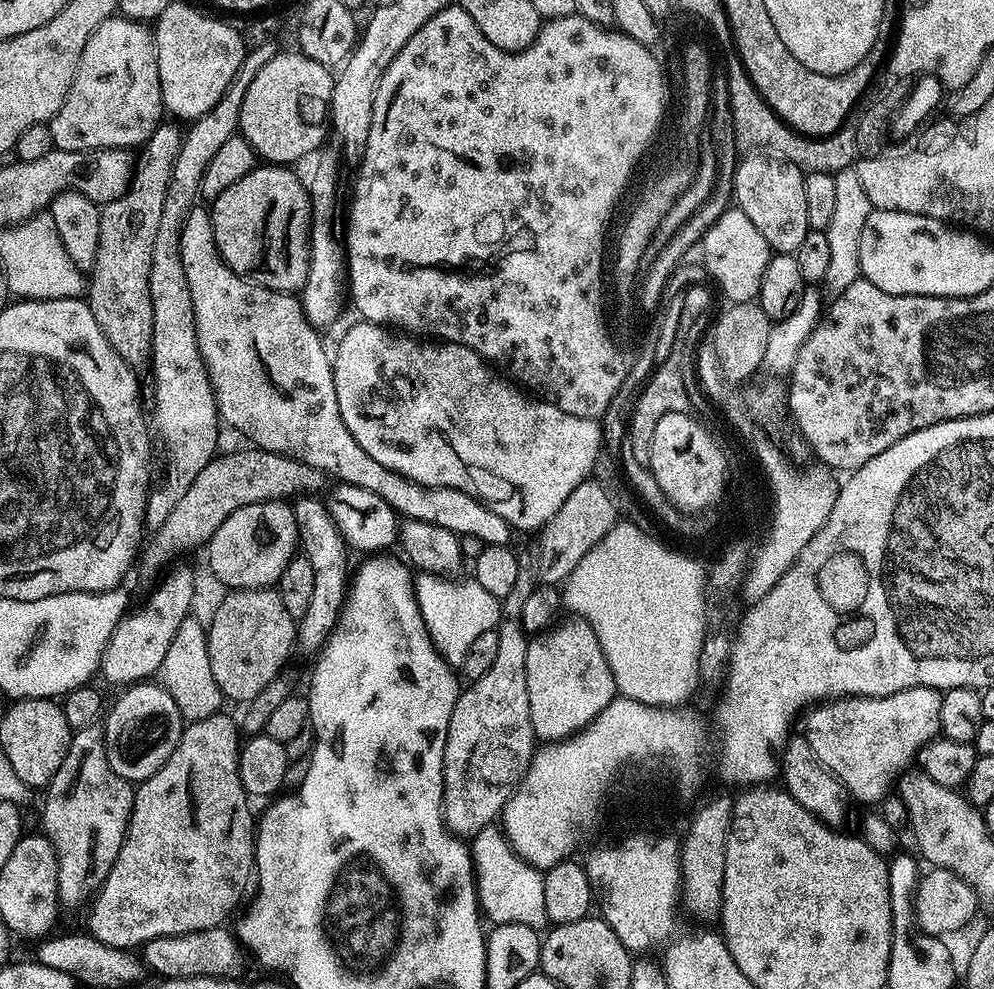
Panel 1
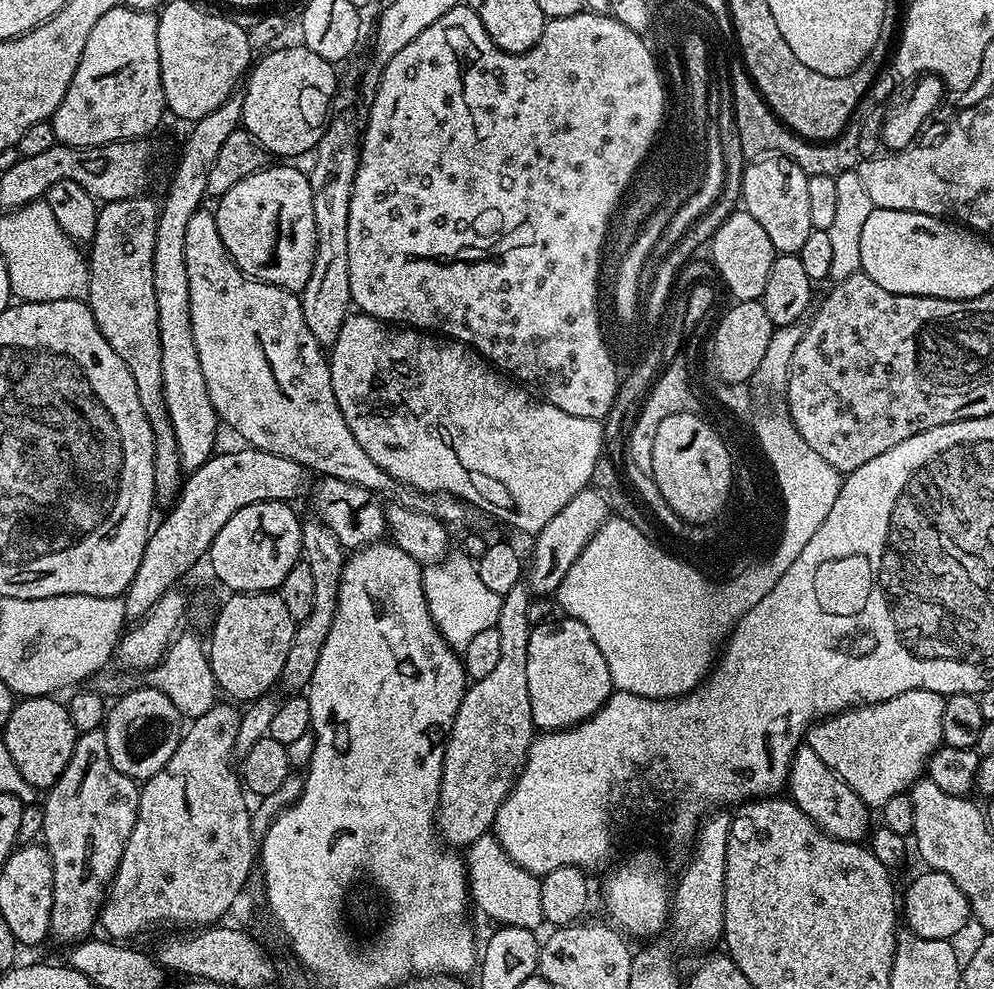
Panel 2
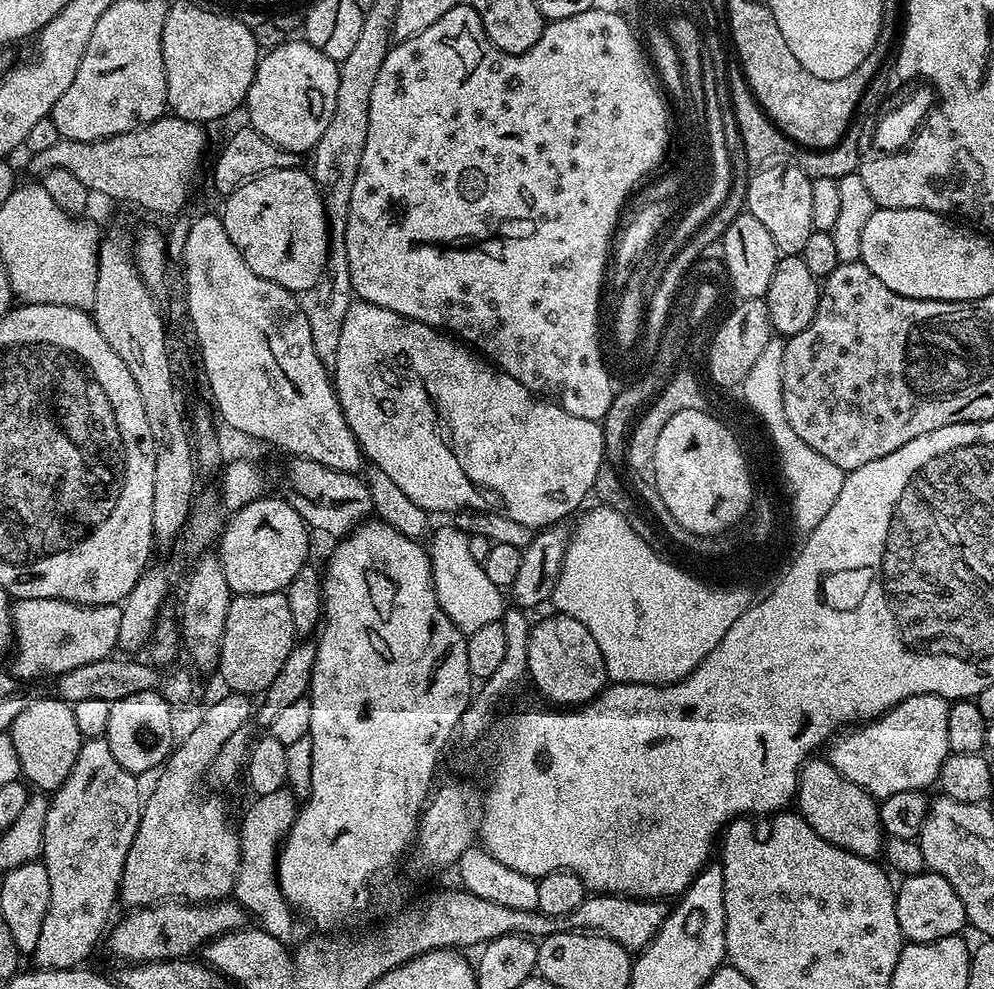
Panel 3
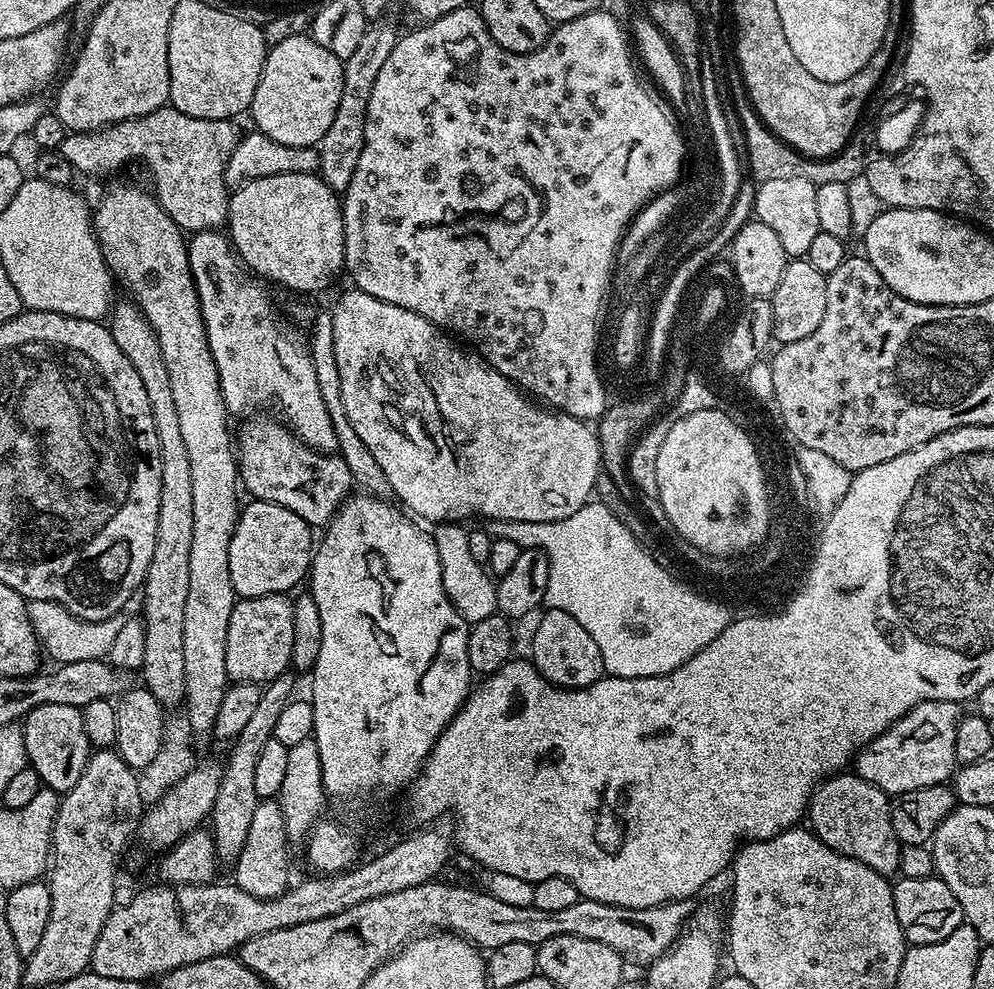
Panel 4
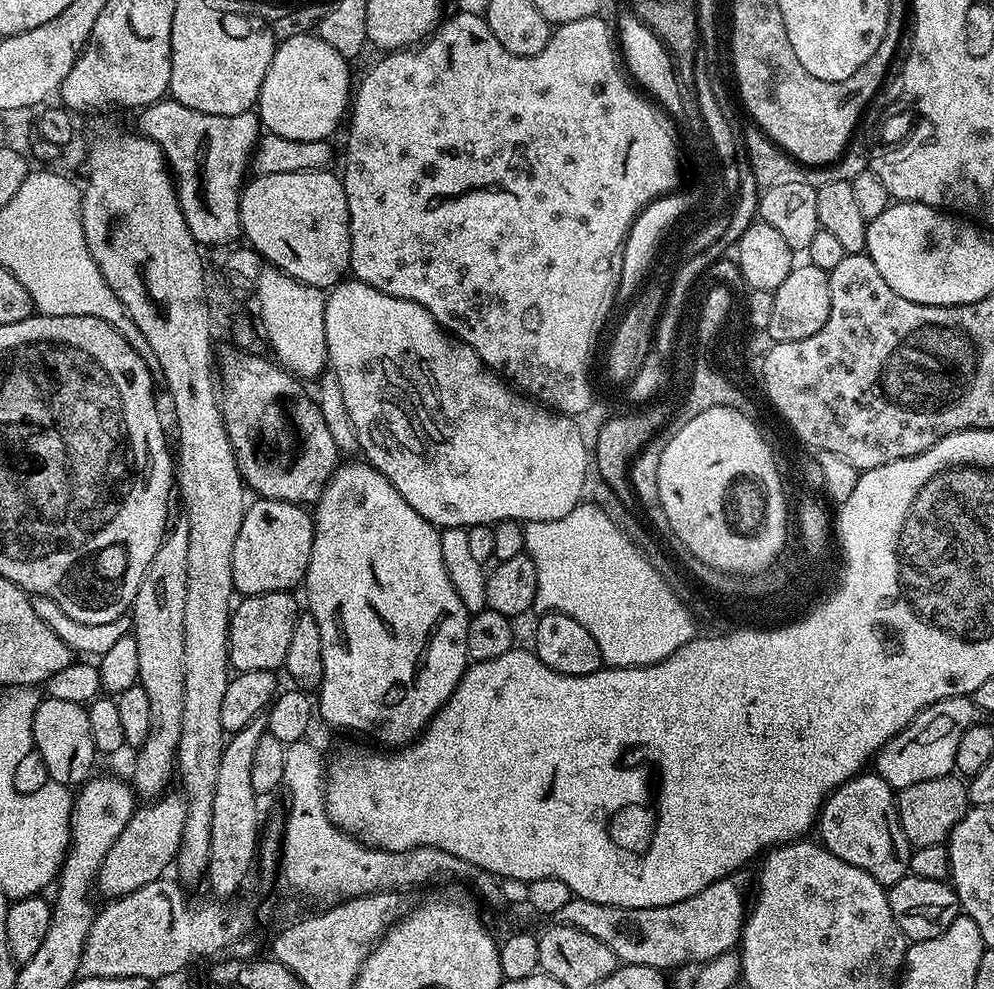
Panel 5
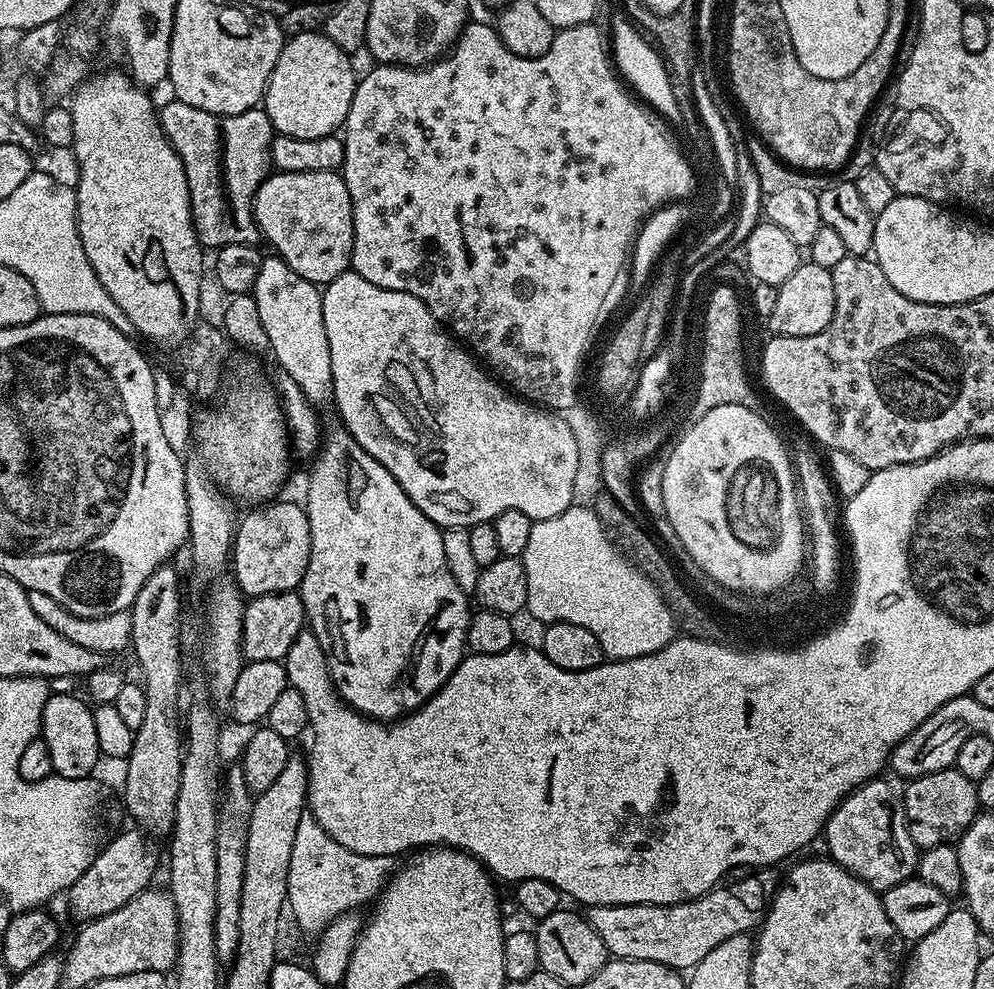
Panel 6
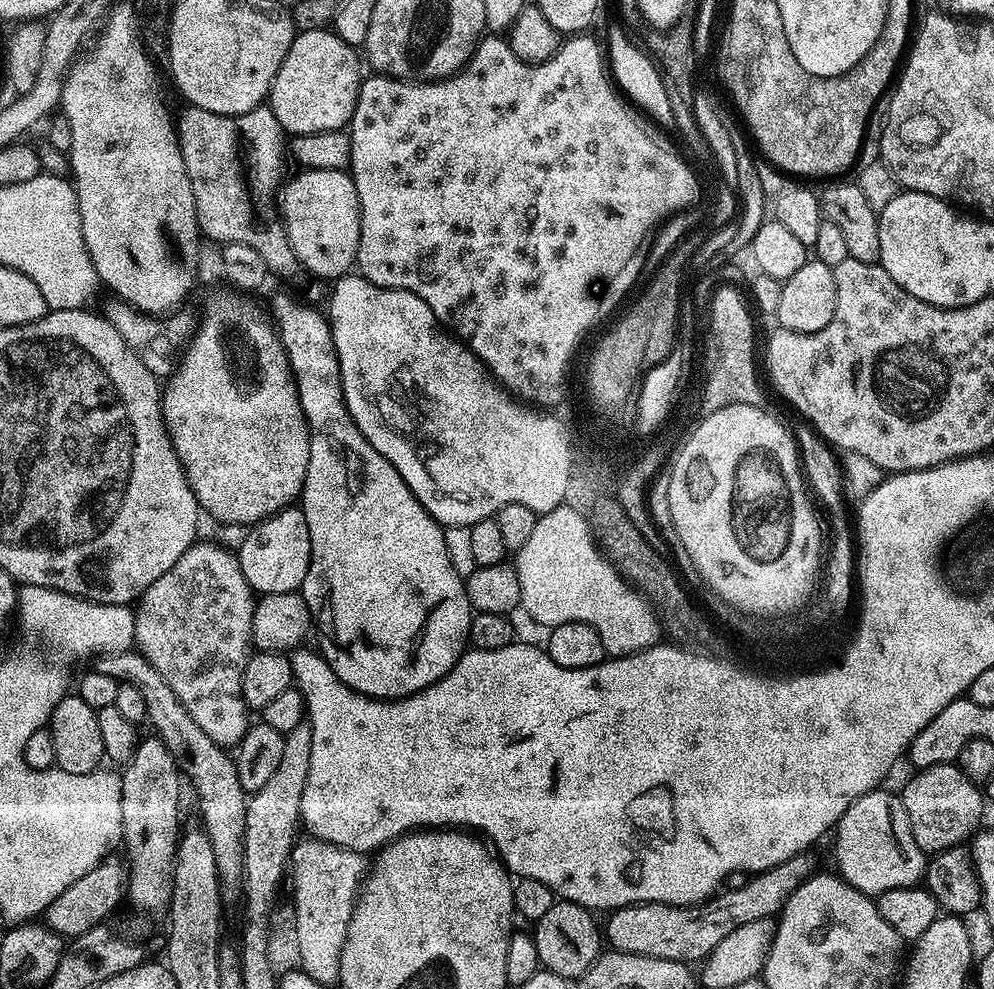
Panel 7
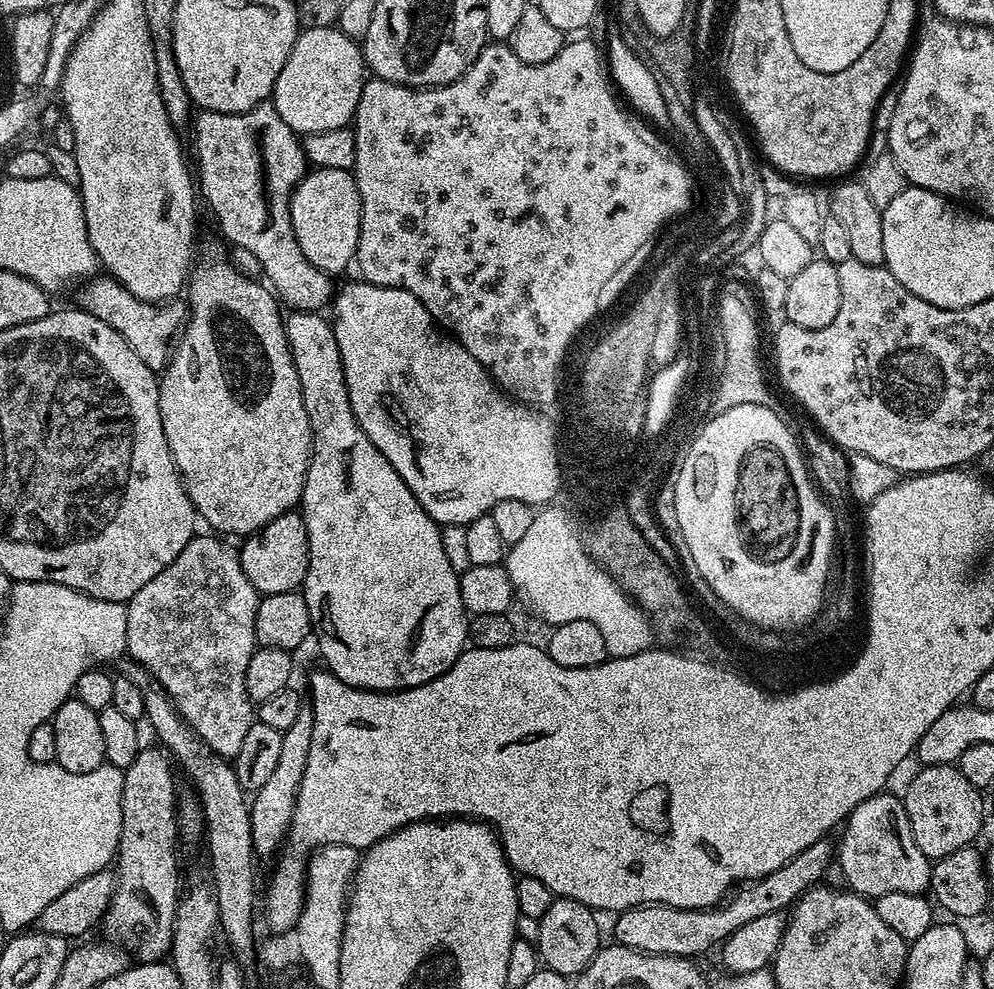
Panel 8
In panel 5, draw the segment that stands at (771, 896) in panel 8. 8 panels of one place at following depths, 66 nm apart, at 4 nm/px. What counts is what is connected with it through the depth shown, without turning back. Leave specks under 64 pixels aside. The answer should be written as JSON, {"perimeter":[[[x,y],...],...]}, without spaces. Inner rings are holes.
{"perimeter":[[[725,878],[706,886],[694,898],[686,898],[682,902],[674,902],[670,906],[654,906],[653,908],[623,908],[622,906],[610,906],[609,904],[595,904],[589,900],[573,898],[558,910],[554,920],[557,924],[569,924],[582,934],[590,934],[602,942],[616,955],[617,961],[624,964],[637,964],[638,966],[650,966],[661,970],[676,968],[679,964],[695,962],[707,962],[723,952],[733,951],[739,945],[740,936],[744,932],[746,919],[746,904],[744,908],[744,892],[736,878]]]}

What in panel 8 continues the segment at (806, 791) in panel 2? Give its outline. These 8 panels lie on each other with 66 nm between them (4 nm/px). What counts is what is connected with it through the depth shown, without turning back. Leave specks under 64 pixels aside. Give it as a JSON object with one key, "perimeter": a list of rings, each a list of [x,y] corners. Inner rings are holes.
{"perimeter":[[[888,795],[872,796],[859,804],[843,825],[844,837],[840,844],[838,840],[838,868],[840,864],[844,871],[844,880],[848,883],[845,885],[857,896],[875,898],[882,894],[924,894],[929,891],[932,882],[933,861],[922,854],[922,850],[918,850],[918,842],[914,842],[903,799],[899,795]]]}

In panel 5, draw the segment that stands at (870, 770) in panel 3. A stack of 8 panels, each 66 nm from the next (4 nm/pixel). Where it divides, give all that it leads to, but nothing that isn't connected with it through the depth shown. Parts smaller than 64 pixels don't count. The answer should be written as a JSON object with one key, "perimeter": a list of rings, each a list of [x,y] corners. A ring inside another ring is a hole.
{"perimeter":[[[951,696],[934,702],[920,711],[897,736],[882,745],[874,757],[875,775],[882,777],[893,790],[914,786],[914,782],[926,782],[926,778],[949,775],[956,766],[954,754],[958,754],[958,741],[977,720],[978,709],[969,697]]]}

